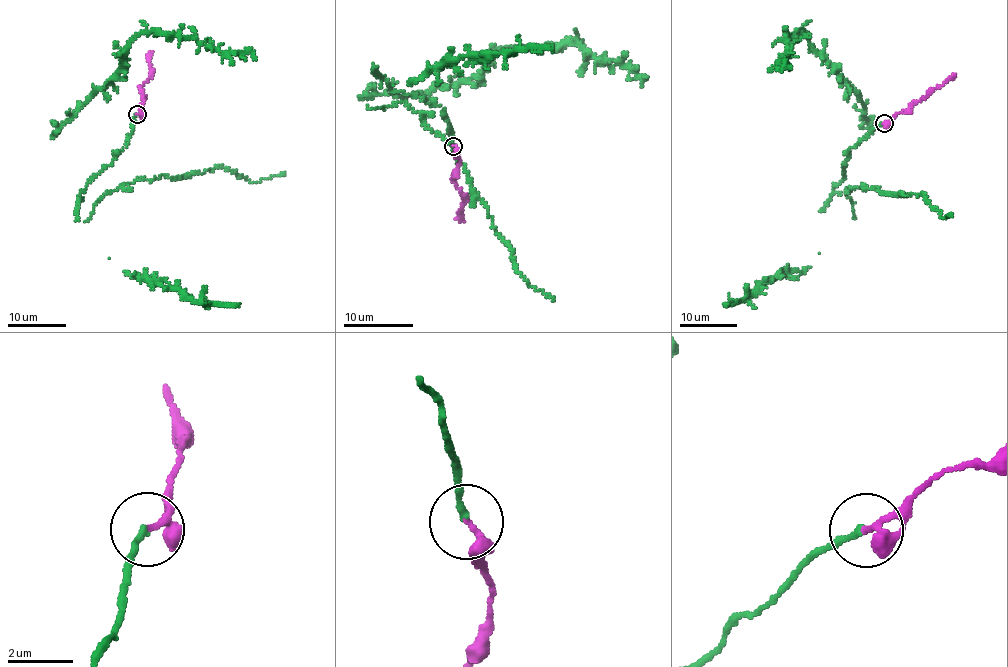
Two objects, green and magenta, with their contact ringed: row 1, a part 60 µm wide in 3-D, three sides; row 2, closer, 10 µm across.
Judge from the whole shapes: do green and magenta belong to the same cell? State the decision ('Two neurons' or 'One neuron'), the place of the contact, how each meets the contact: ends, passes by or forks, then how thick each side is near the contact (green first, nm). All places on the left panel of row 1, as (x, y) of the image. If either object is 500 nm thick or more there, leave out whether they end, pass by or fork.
One neuron. Place: (137, 114). At the ring green ends. At the ring magenta ends. Thickness 180 nm (green) against 200 nm

